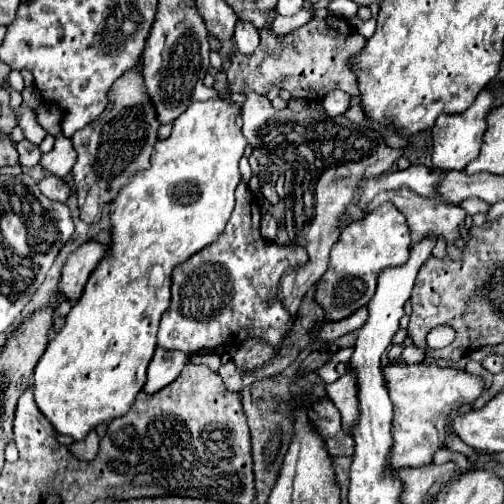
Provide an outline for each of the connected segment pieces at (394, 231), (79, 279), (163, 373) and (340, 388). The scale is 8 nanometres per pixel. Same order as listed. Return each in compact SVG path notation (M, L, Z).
M385 202L371 212L365 212L361 220L347 224L339 240L331 248L331 262L323 278L317 282L315 302L323 308L327 322L337 322L363 308L375 292L377 276L383 268L405 264L409 258L409 228L399 210Z
M85 242L77 250L73 250L67 258L67 262L61 268L59 276L59 288L63 300L79 300L85 288L85 282L89 280L89 274L99 264L99 260L107 254L107 246L99 242Z
M157 348L155 356L149 364L149 370L147 370L147 382L143 386L143 392L155 394L161 388L165 388L167 384L171 384L179 376L179 372L187 364L187 360L189 360L187 352Z
M345 372L339 380L325 384L327 396L333 400L333 404L339 408L343 418L343 430L351 434L351 426L357 420L357 396L355 396L355 376L353 372Z

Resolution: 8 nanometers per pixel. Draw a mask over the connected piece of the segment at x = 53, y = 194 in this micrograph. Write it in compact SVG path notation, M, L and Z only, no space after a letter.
M45 176L43 180L39 180L39 190L49 200L67 202L67 198L69 198L69 186L67 186L67 182L61 180L61 178L55 178L55 176Z

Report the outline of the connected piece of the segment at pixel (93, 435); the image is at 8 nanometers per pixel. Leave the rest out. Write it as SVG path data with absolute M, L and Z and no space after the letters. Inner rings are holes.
M95 430L89 432L87 438L83 438L83 440L79 442L74 442L69 447L69 450L74 456L81 458L81 460L93 460L95 454L97 454L97 450L99 450L97 432L95 432Z

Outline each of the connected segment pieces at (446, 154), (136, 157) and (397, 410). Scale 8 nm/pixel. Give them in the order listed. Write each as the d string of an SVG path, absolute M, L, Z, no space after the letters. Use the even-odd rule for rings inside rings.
M483 90L477 100L461 114L455 116L439 116L437 124L431 130L431 140L433 140L433 154L431 154L431 170L441 170L441 172L451 172L451 170L463 170L467 162L471 162L481 148L483 142L483 130L485 130L485 116L487 110L493 108L493 94L489 90Z
M135 66L131 68L131 72L115 82L115 88L111 88L109 106L105 108L103 116L87 124L87 128L75 132L71 138L77 152L73 182L79 196L79 208L85 204L89 192L97 192L99 206L109 204L139 168L147 168L149 156L157 142L157 130L159 122L155 120L153 106L143 92L143 78L139 74L139 66Z
M389 364L383 368L385 386L393 402L393 446L387 456L389 470L415 468L431 464L431 456L441 448L445 438L447 416L455 414L459 406L475 402L483 392L483 378L467 374L465 370L441 368L437 364L415 364L399 366Z

